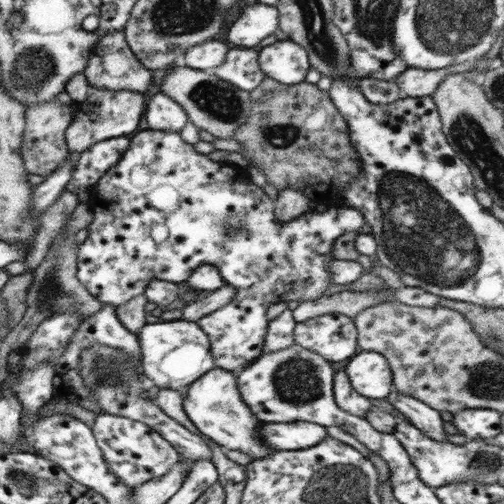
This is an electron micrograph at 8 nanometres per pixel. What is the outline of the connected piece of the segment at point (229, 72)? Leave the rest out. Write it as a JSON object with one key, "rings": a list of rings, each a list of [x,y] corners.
{"rings":[[[244,47],[230,48],[224,64],[214,68],[212,73],[247,91],[258,88],[265,77],[258,62],[258,52]]]}

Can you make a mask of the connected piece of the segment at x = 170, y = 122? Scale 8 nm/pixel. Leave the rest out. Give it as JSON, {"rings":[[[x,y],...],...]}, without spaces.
{"rings":[[[158,92],[146,104],[143,120],[143,127],[150,130],[180,132],[189,118],[179,101],[165,93]]]}

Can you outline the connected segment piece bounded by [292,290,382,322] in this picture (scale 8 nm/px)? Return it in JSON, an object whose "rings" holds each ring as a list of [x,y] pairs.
{"rings":[[[340,290],[334,295],[326,295],[316,300],[301,302],[292,311],[292,317],[296,322],[304,322],[308,319],[324,314],[340,313],[354,318],[359,312],[382,302],[379,294],[371,292],[351,292]]]}

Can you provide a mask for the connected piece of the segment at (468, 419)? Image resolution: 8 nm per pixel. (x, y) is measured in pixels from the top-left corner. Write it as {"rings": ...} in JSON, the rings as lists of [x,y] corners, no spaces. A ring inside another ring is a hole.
{"rings":[[[464,408],[453,414],[452,424],[469,440],[492,439],[501,433],[501,412],[489,408]]]}

